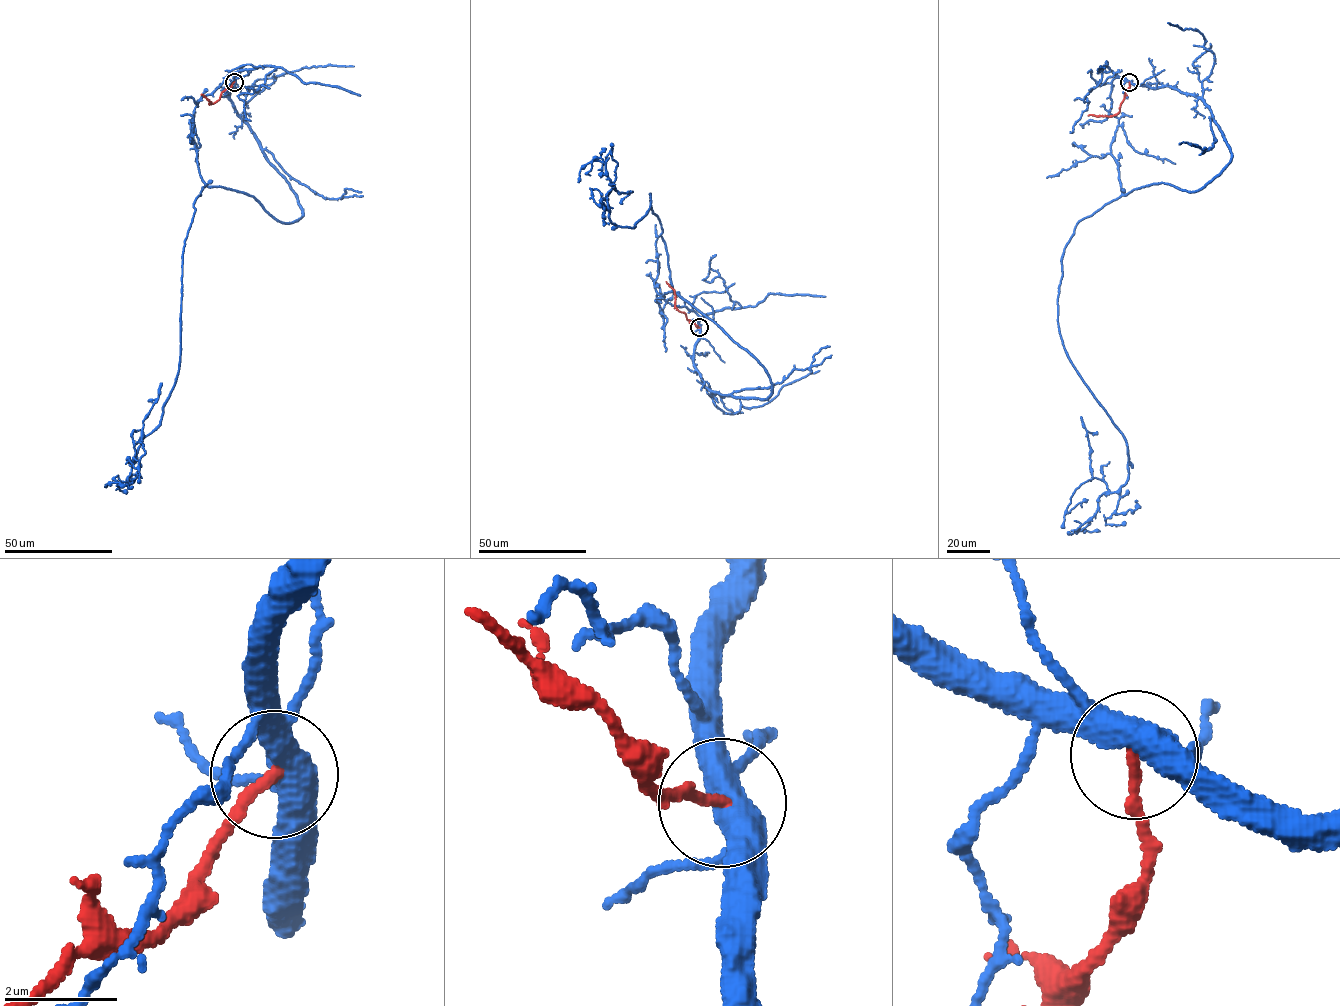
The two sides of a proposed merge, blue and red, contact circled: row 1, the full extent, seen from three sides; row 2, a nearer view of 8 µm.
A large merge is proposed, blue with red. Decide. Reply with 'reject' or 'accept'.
reject

